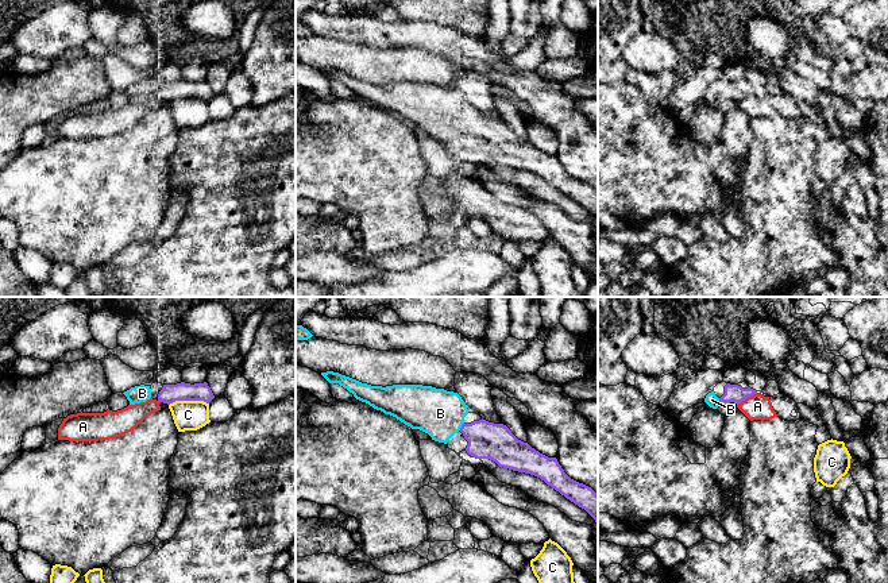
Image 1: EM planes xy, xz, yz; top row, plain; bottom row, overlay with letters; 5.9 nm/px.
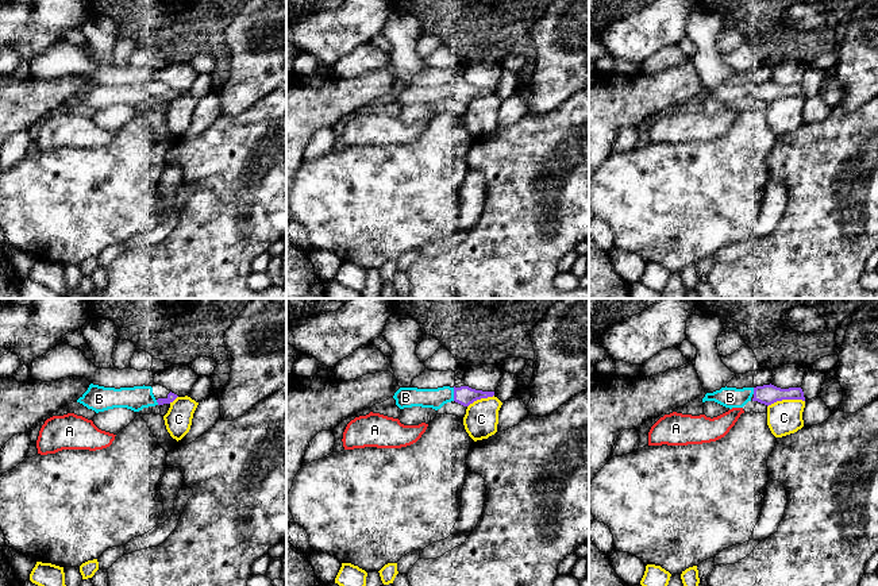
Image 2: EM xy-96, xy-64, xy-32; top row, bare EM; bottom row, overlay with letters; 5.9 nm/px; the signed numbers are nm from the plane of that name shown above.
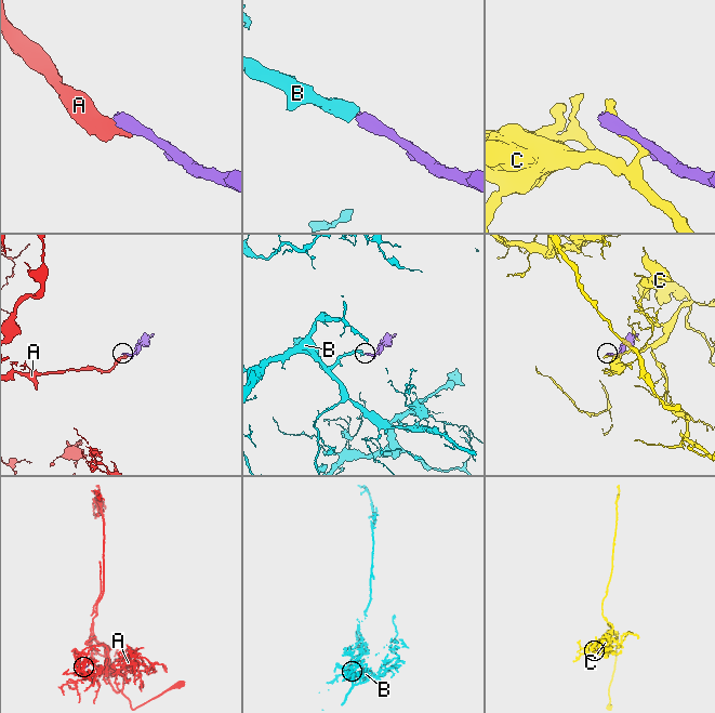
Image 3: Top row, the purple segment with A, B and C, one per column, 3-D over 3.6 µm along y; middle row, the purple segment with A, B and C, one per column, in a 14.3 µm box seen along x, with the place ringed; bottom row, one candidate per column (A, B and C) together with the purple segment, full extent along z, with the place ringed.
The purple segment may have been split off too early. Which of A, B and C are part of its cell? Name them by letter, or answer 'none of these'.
B

